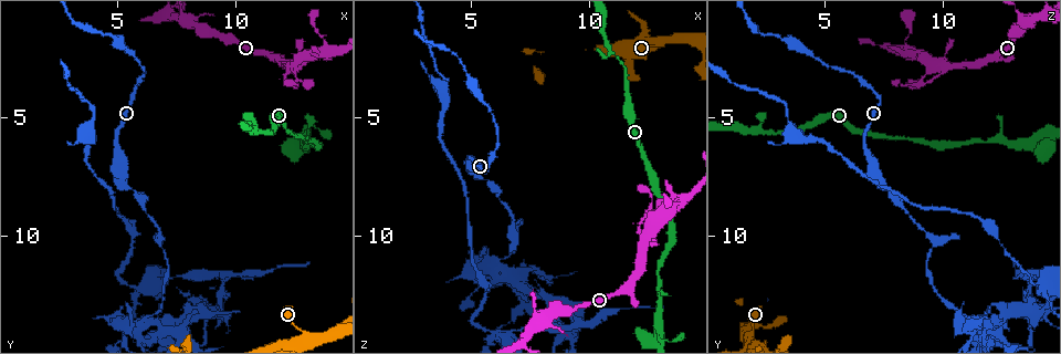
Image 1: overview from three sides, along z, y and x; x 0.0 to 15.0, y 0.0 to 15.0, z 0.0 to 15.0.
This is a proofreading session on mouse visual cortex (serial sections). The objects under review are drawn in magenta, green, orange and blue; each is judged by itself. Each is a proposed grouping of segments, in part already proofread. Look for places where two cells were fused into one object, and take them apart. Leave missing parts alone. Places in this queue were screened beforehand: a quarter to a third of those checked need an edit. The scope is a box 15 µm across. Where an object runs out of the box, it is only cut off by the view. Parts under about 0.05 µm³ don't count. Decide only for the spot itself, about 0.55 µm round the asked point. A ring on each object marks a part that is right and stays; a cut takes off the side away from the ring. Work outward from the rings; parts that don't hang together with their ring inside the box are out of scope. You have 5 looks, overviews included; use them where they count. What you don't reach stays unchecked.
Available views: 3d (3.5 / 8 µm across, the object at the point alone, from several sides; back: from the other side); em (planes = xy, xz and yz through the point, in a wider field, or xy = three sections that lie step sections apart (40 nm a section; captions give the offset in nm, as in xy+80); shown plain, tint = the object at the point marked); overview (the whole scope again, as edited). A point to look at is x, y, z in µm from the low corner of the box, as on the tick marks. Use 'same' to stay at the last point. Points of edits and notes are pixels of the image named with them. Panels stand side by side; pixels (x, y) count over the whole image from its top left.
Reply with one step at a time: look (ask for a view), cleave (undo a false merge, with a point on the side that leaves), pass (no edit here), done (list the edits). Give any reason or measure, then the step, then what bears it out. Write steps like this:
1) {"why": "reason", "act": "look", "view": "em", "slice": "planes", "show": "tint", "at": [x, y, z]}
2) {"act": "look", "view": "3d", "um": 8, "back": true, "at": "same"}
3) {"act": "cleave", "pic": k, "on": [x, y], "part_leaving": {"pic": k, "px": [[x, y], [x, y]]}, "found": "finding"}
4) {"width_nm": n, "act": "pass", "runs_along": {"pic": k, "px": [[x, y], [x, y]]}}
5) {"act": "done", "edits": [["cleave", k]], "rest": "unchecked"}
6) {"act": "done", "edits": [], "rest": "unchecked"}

{"why": "calibre changes", "act": "look", "view": "3d", "um": 3.5, "at": [12.4, 6.2, 14.1]}

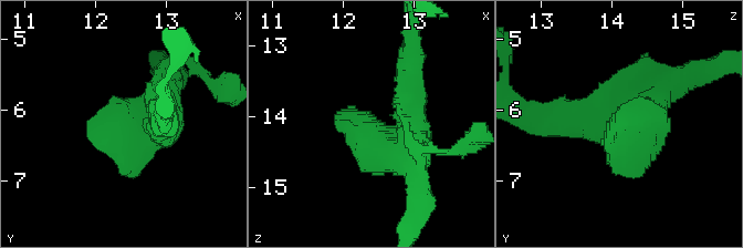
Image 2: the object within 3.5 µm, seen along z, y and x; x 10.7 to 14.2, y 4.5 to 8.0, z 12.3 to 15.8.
{"act": "look", "view": "em", "slice": "xy", "step": 2, "show": "tint", "at": [12.40, 6.25, 14.25]}

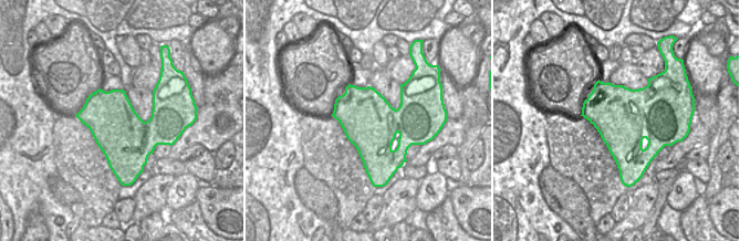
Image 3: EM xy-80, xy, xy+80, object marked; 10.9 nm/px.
{"act": "pass", "found": "continuous, no second cell"}

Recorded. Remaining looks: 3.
{"why": "narrows sharply", "act": "look", "view": "3d", "um": 8, "at": [12.7, 3.3, 9.1]}

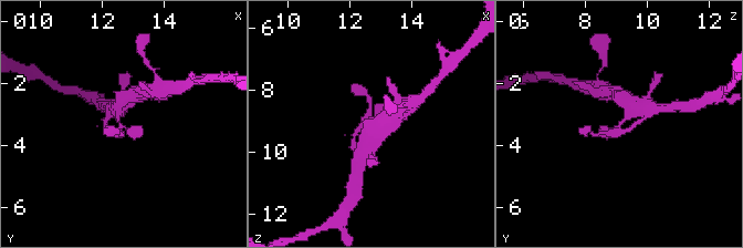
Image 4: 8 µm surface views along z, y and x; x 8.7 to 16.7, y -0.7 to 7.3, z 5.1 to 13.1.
{"act": "look", "view": "em", "slice": "xy", "step": 2, "show": "tint", "at": [12.7, 3.4, 9.1]}

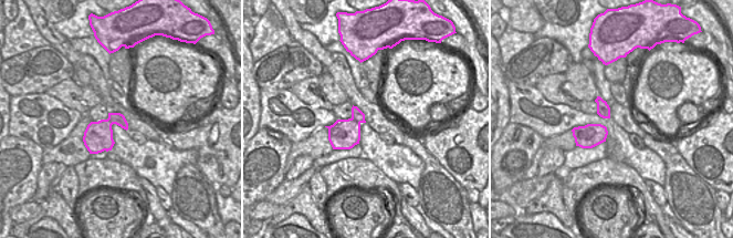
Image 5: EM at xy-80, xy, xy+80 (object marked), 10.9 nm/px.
{"act": "pass", "runs_along": {"pic": 4, "px": [[642, 105], [614, 134], [593, 134]]}, "found": "continuous, no second cell"}

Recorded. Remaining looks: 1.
{"act": "done", "edits": [], "rest": "unchecked"}

